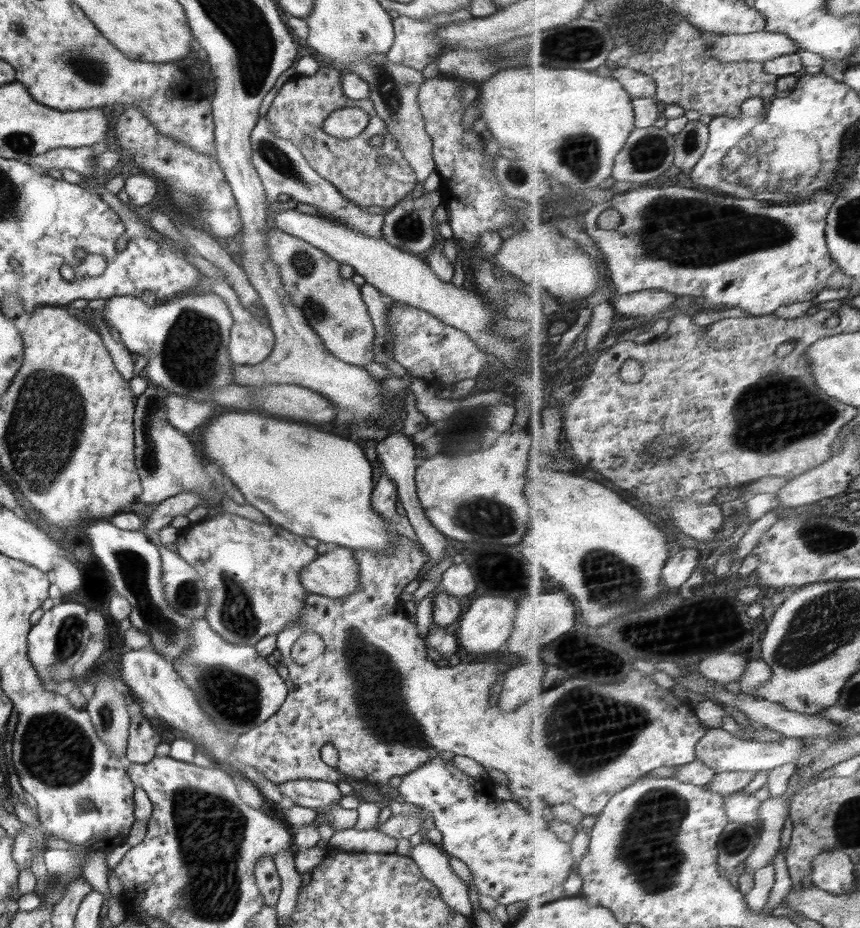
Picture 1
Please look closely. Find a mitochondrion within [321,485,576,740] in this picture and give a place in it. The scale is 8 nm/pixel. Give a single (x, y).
(482, 516)

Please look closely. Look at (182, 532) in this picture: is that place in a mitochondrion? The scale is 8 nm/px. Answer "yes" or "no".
no

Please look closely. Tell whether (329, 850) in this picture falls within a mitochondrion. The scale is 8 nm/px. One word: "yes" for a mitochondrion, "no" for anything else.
no

